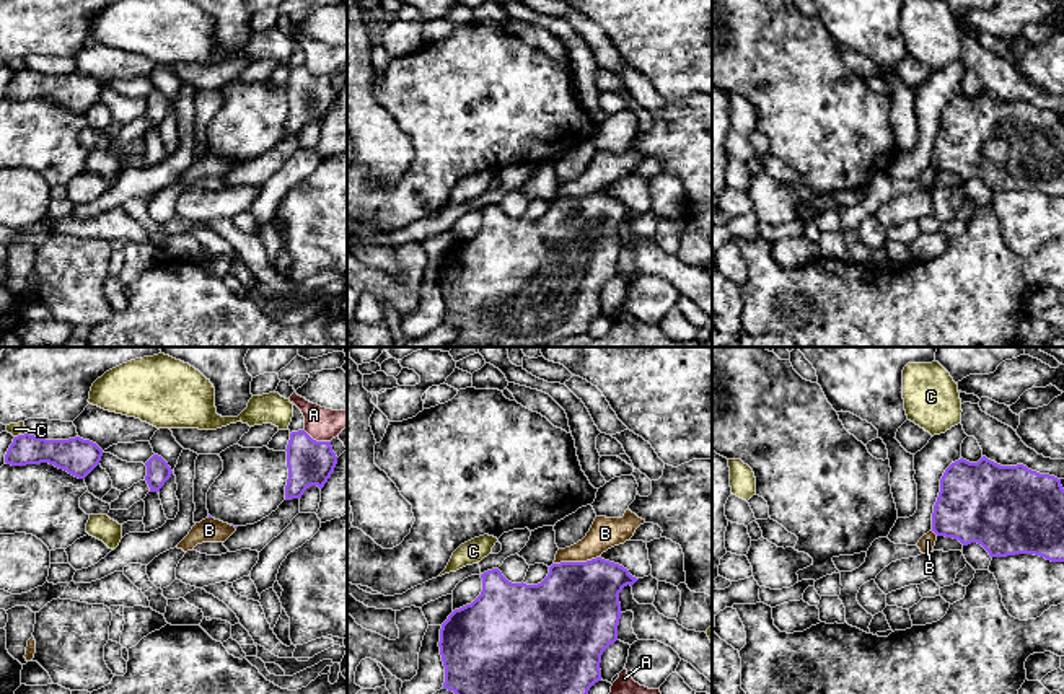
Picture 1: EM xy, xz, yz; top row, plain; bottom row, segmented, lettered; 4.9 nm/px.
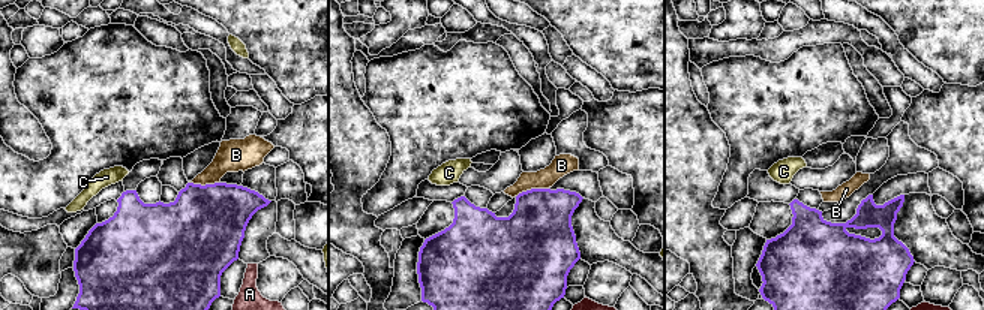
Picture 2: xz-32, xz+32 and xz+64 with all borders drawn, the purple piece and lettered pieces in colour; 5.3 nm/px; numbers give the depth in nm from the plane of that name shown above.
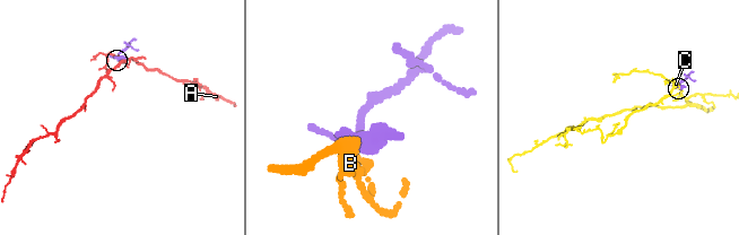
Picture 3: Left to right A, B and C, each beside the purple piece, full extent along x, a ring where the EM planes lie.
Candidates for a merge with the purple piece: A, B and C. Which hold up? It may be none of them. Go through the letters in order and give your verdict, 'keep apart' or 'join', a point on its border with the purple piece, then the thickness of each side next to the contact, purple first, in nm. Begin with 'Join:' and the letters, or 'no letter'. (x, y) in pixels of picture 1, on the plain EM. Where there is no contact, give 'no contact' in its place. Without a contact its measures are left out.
Join: no letter
A: keep apart; meets purple in xy at (315, 75); 220 nm thick on the purple side, 170 nm on the other
B: keep apart; meets purple in xz at (577, 197); 460 nm thick on the purple side, 160 nm on the other
C: keep apart; meets purple in xy at (20, 70); 150 nm thick on the purple side, 60 nm on the other

